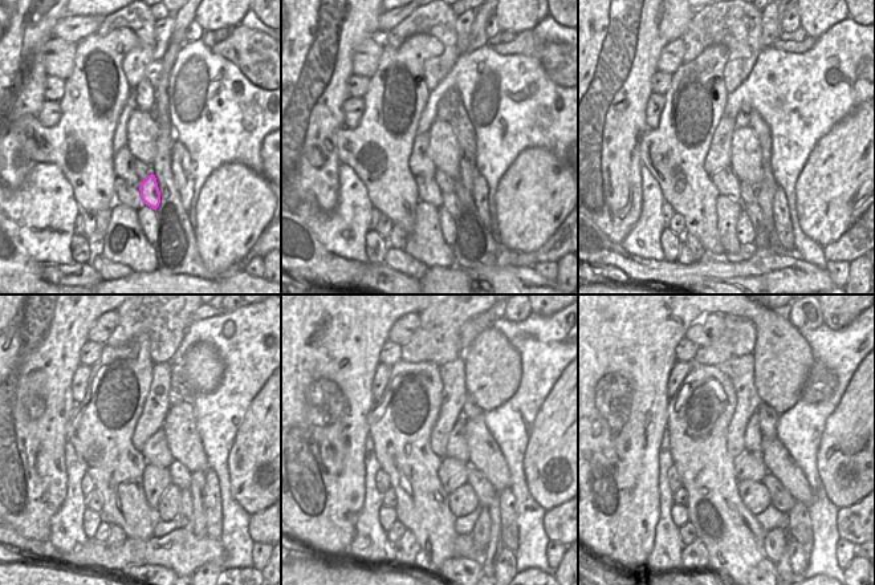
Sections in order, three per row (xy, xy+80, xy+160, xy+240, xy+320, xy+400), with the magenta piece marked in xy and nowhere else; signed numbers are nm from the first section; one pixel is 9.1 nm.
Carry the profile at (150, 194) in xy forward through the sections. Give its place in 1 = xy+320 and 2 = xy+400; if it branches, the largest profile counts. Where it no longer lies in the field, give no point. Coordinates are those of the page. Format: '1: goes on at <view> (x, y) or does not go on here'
1: goes on at xy+320 (480, 535)
2: goes on at xy+400 (776, 540)

